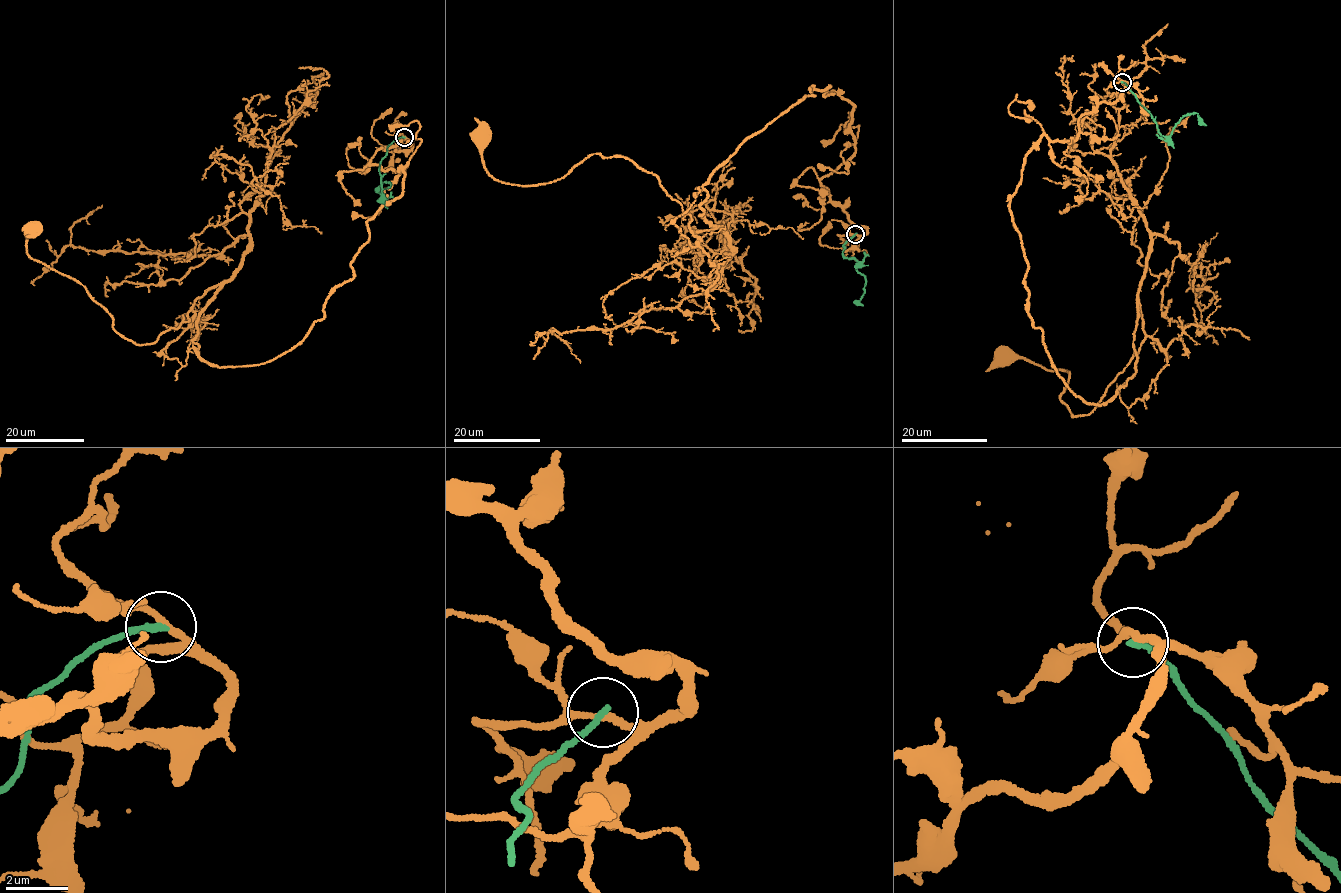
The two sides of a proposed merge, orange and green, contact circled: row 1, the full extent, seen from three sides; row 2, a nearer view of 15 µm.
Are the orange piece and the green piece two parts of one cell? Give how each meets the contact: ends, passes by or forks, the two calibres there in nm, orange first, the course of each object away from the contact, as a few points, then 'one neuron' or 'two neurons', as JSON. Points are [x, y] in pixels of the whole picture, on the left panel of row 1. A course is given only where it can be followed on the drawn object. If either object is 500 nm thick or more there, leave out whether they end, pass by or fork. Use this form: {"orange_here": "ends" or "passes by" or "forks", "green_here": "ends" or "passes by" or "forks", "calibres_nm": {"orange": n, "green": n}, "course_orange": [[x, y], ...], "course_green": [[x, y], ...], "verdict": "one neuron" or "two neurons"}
{"orange_here": "passes by", "green_here": "ends", "calibres_nm": {"orange": 200, "green": 200}, "course_orange": [[404, 137], [371, 158], [408, 164], [353, 277], [270, 361], [164, 355], [192, 309], [123, 338], [35, 229]], "course_green": [[404, 137], [388, 147], [381, 159], [382, 194], [391, 185], [384, 182], [380, 187], [381, 195]], "verdict": "two neurons"}

